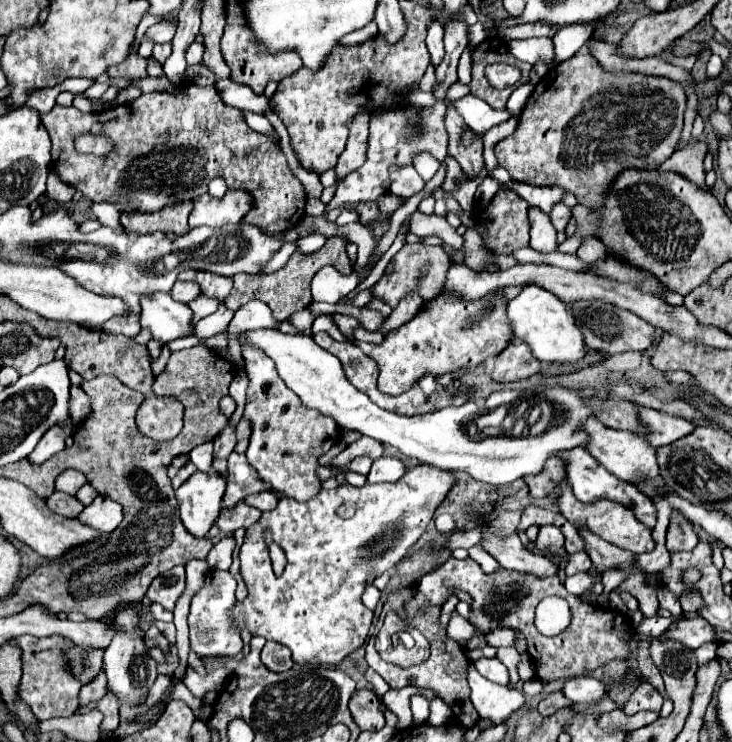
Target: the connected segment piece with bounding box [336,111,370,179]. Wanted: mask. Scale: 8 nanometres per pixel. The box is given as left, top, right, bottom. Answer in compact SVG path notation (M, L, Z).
M360 111L354 121L350 123L350 137L346 143L344 153L340 155L340 161L336 165L338 179L346 177L346 173L358 169L362 161L366 161L366 145L368 145L368 111Z

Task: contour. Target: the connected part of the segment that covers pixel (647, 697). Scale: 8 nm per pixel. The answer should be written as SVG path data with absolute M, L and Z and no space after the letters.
M642 681L638 689L630 695L630 699L624 703L624 713L634 715L638 711L660 711L662 707L662 695L656 687L652 687L648 681Z

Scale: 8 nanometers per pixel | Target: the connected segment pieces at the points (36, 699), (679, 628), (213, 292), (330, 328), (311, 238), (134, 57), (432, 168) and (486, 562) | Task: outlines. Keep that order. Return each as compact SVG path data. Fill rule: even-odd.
M20 635L12 639L16 647L22 649L22 679L26 679L26 705L32 709L38 721L52 719L52 717L70 717L80 705L78 693L82 683L70 673L68 661L66 661L66 649L74 643L68 637L62 635L50 635L50 637L30 637Z
M680 617L660 635L660 639L672 639L688 645L690 649L698 649L702 643L714 639L714 629L708 621L702 621L702 617Z
M182 269L178 273L178 281L196 281L206 297L216 297L220 301L224 301L232 289L232 277L222 277L200 269Z
M318 315L316 319L314 319L314 325L312 325L312 333L318 333L318 331L324 331L324 333L328 333L328 335L334 335L334 339L338 339L340 342L346 342L346 336L340 333L340 329L334 325L334 321L332 321L332 315Z
M312 233L308 237L302 237L298 243L300 243L302 253L312 253L312 251L318 251L326 243L326 237L322 233Z
M132 53L124 63L116 65L116 67L110 67L108 69L108 75L110 77L142 79L142 77L146 77L146 65L148 65L148 59L146 57L140 57L138 53Z
M420 153L414 161L412 161L412 165L414 165L414 169L420 173L420 177L424 179L424 181L430 181L434 175L436 175L436 171L440 169L440 161L434 161L434 157L430 155L430 153Z
M475 545L468 550L469 557L475 560L485 573L492 573L500 567L499 563L480 545Z

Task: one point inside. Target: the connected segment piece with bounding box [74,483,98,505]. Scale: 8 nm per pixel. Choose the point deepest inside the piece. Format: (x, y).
(86, 494)

